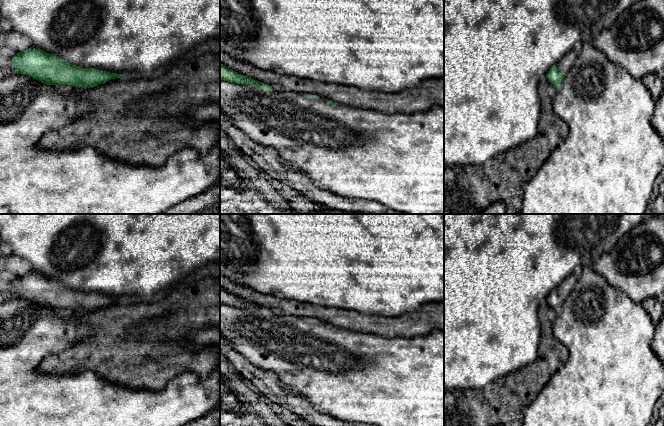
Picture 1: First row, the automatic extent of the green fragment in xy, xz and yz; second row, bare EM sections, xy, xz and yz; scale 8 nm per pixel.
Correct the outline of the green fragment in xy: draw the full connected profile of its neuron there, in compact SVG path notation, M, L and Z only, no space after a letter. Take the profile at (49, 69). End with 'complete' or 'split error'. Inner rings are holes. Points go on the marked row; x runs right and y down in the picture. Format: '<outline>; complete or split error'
M40 49L18 52L11 59L15 73L25 74L45 85L71 85L93 88L123 75L99 69L72 65L66 60Z; complete

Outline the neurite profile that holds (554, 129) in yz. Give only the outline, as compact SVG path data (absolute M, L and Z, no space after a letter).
M546 76L539 80L540 120L536 135L481 165L453 165L444 169L444 214L480 214L496 201L506 205L506 214L521 214L522 184L531 179L569 133L568 125L552 109L557 89Z

